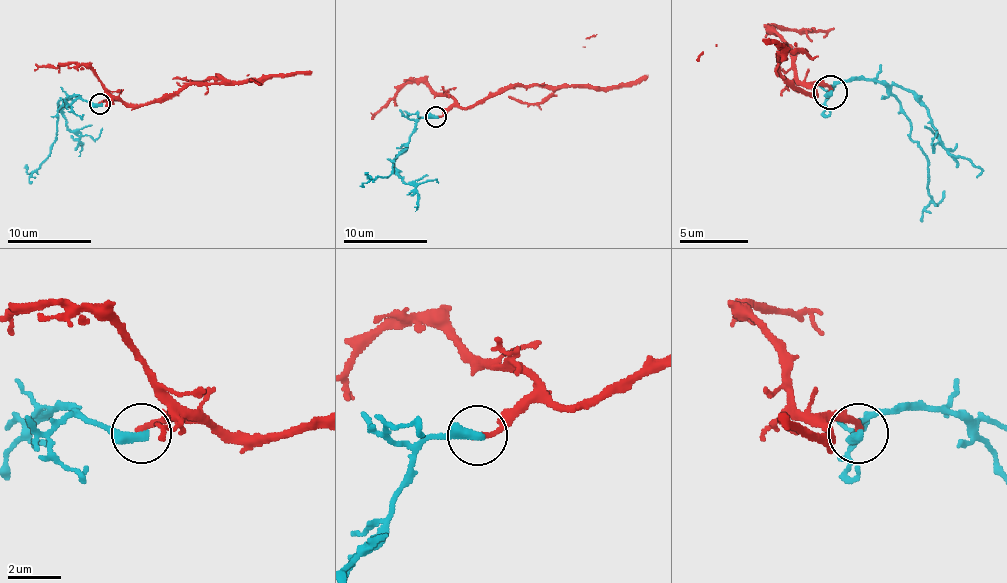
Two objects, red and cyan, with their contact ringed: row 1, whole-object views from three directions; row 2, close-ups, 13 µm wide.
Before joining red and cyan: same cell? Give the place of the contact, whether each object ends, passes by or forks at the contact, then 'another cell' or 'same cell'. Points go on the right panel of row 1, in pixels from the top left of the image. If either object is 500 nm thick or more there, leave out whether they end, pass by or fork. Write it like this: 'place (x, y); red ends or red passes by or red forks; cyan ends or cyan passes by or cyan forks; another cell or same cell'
place (830, 92); red ends; cyan ends; another cell

